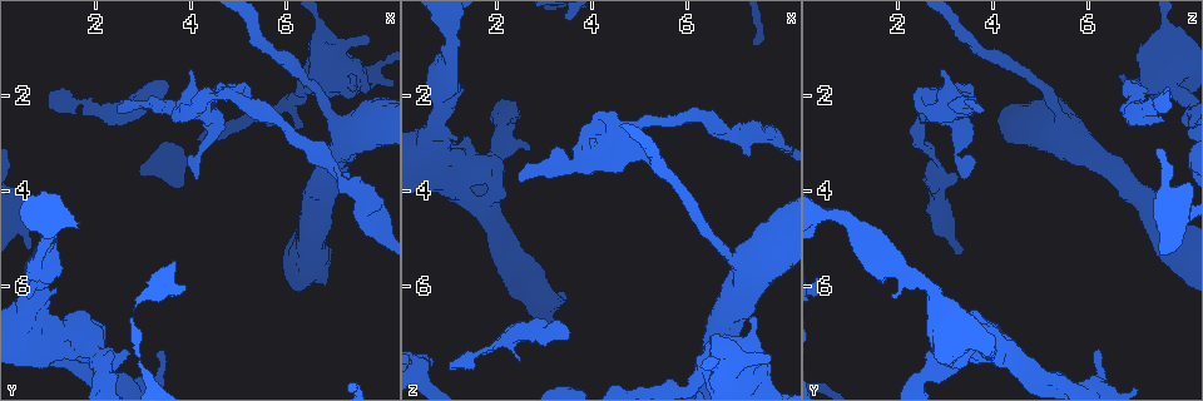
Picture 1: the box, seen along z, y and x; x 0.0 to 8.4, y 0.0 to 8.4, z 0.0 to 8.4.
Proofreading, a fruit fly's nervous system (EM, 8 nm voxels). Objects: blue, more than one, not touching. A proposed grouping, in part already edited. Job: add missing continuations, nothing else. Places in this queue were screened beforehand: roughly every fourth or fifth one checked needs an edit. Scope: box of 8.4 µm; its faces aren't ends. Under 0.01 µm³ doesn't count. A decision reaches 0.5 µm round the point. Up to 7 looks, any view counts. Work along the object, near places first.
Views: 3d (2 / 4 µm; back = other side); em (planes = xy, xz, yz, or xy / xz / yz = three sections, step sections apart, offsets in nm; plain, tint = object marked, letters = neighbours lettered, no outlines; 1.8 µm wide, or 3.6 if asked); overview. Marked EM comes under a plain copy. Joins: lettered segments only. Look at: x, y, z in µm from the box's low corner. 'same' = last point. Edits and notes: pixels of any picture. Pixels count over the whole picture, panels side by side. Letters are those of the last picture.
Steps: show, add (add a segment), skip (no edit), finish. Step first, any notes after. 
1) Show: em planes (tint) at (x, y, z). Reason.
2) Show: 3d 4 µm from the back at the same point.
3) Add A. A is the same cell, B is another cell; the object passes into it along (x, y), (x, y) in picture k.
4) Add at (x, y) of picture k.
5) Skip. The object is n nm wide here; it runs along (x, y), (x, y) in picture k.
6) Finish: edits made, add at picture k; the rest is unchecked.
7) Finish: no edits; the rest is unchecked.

Show: em planes (letters) at (2.45, 2.30, 3.80).

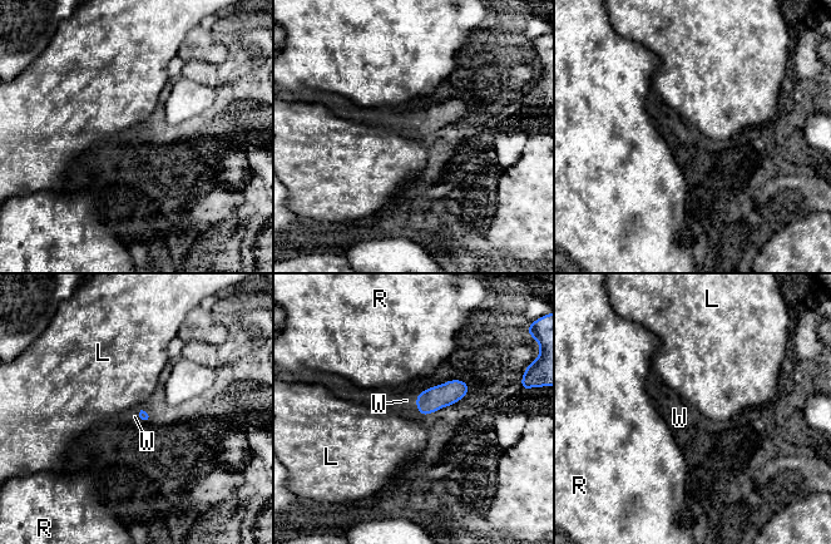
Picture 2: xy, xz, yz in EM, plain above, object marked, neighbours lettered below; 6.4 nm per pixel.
Add W. The longest contact is with W, 180 nm; W is the same cell, L and R are other cells; the object passes into it along (433, 399), (416, 401), (406, 400) in picture 2; it goes on there.

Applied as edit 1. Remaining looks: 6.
Show: overview.

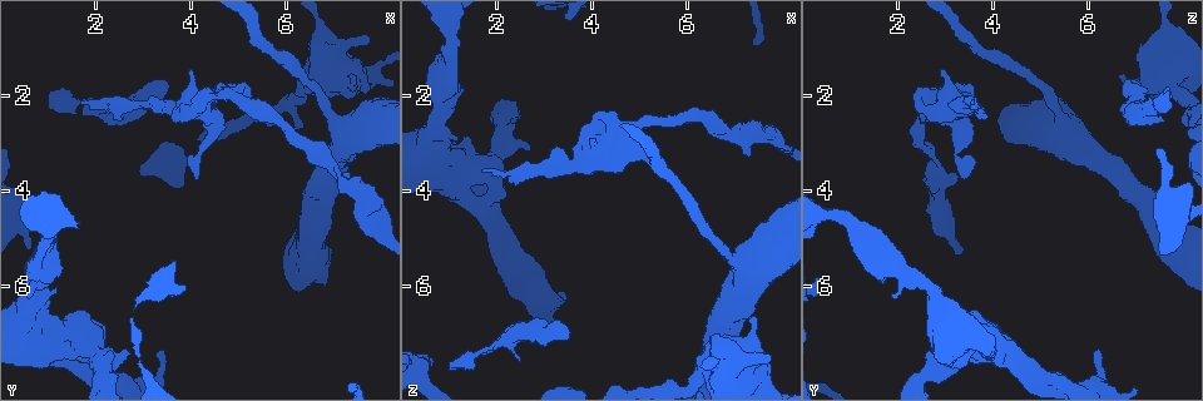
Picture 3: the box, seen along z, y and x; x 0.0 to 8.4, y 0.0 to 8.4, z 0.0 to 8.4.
Show: em planes (letters) at (3.50, 1.85, 7.10). Free end.

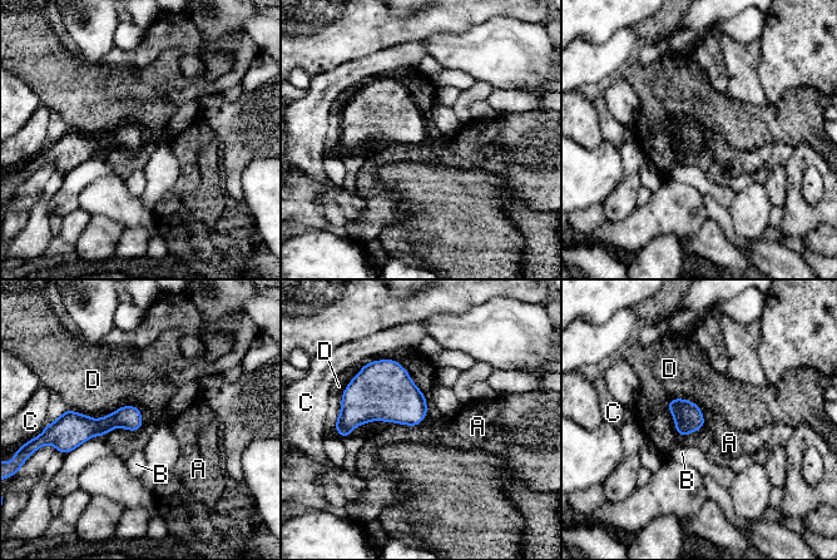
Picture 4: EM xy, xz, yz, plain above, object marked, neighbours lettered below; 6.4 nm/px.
Skip. A, B, C and D are other cells; a border runs along (387, 422), (417, 426) in picture 4; no lettered segment goes on from it.

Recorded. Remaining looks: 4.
Show: em planes (letters) at (1.00, 2.20, 7.75). Thin end.

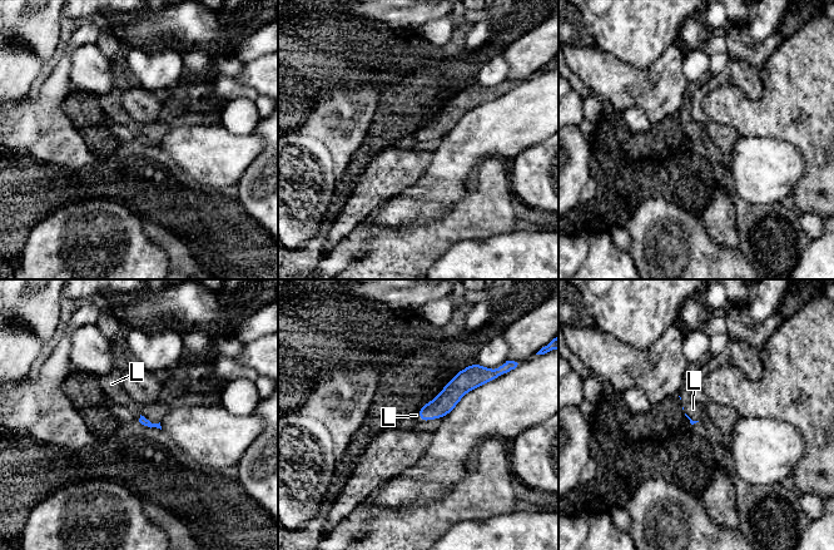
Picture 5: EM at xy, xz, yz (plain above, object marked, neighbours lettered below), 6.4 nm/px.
Add L. L is the same cell; it goes on there.

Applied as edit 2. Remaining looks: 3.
Finish: edits made, add at picture 2, add at picture 5; the rest is unchecked.

